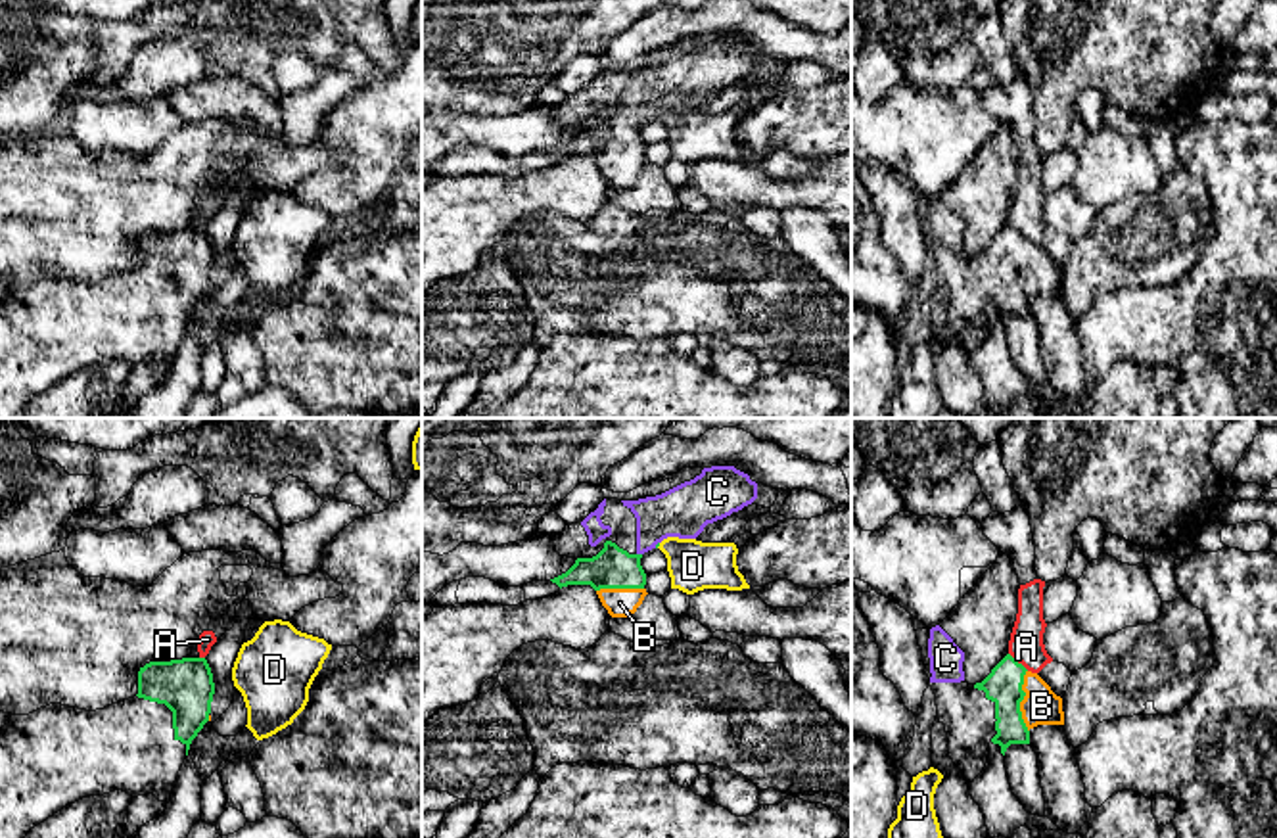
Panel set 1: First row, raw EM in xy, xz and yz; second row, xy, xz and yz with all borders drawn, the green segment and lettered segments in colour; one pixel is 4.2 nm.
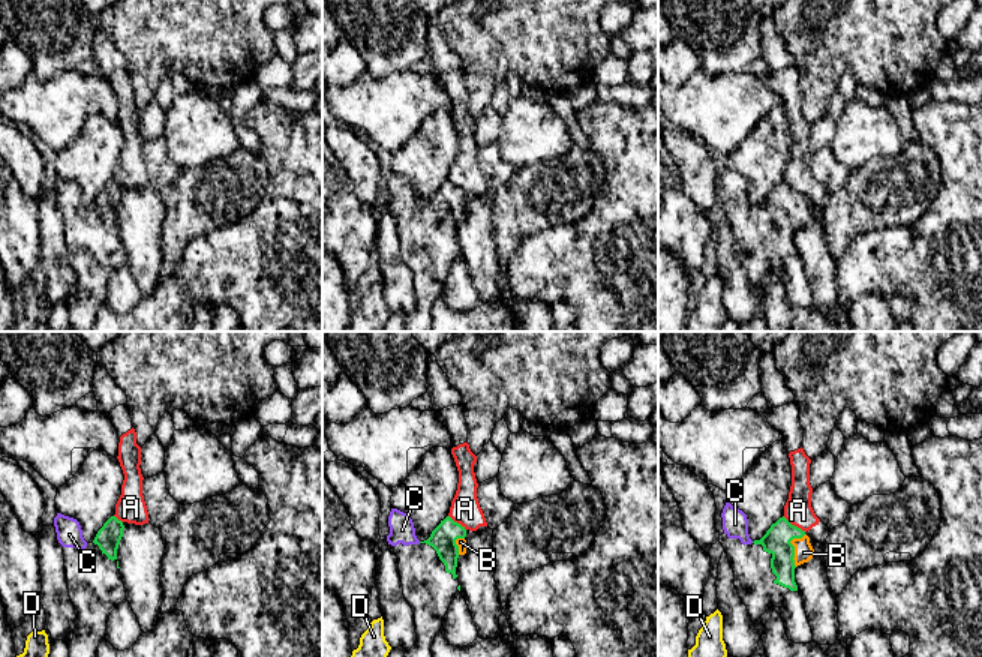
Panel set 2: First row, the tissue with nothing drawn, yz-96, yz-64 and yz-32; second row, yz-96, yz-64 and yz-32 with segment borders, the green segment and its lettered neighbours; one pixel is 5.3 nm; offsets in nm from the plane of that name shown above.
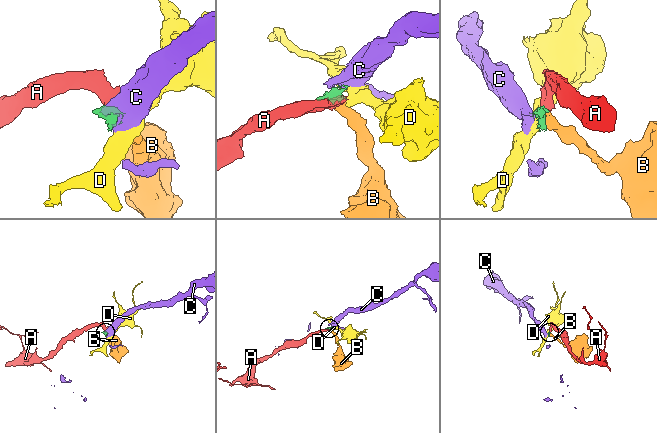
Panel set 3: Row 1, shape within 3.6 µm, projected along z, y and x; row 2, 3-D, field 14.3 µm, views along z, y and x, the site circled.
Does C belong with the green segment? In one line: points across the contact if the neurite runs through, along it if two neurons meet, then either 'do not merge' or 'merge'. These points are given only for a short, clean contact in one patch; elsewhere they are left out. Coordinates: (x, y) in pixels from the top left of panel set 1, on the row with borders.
merge

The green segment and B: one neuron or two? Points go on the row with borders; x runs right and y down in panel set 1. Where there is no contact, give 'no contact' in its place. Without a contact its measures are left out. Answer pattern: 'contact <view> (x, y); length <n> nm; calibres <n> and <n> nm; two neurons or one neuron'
contact yz (1022, 698); length 260 nm; calibres 160 and 160 nm; one neuron

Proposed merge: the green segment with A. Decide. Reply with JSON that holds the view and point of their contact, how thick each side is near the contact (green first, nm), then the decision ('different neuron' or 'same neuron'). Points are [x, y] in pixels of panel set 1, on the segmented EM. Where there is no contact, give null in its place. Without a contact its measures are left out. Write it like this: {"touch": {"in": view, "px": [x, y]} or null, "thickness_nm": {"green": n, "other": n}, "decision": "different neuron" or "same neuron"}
{"touch": {"in": "yz", "px": [1017, 662]}, "thickness_nm": {"green": 160, "other": 150}, "decision": "different neuron"}

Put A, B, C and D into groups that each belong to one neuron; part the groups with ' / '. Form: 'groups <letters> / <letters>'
groups A / B C / D

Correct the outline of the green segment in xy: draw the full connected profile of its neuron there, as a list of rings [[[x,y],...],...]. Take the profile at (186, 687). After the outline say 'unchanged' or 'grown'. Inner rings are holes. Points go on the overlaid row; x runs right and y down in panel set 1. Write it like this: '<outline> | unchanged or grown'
[[[205,658],[150,662],[138,671],[138,694],[104,710],[86,711],[50,704],[29,715],[12,715],[0,729],[0,838],[25,838],[65,805],[123,790],[132,798],[153,794],[169,803],[192,740],[211,721],[213,673]]] | grown

